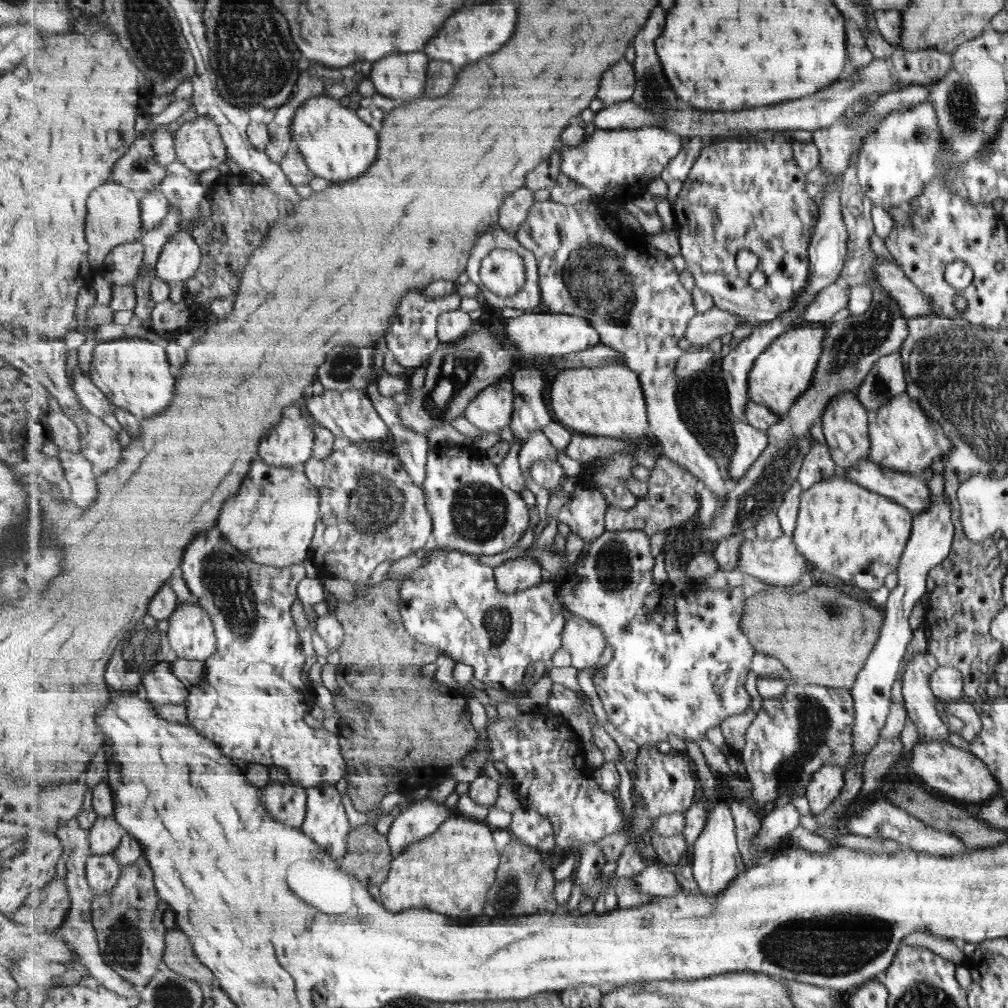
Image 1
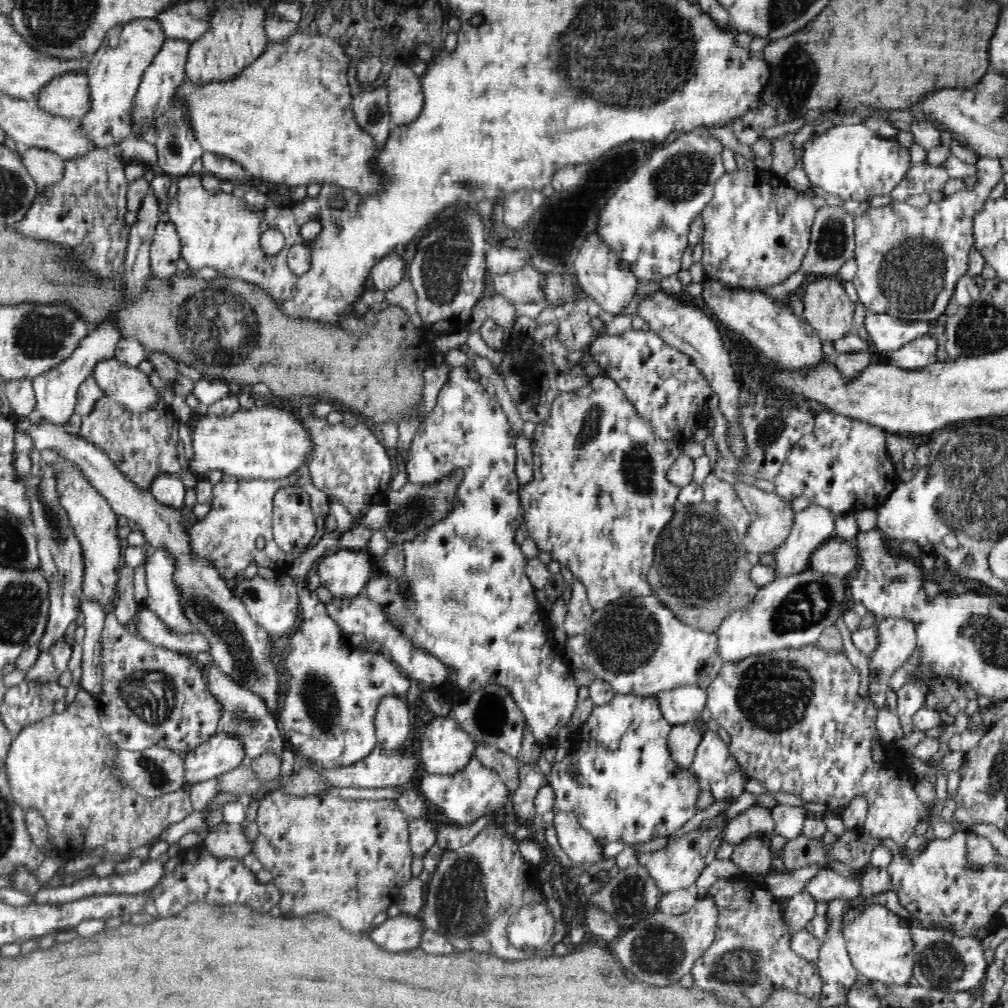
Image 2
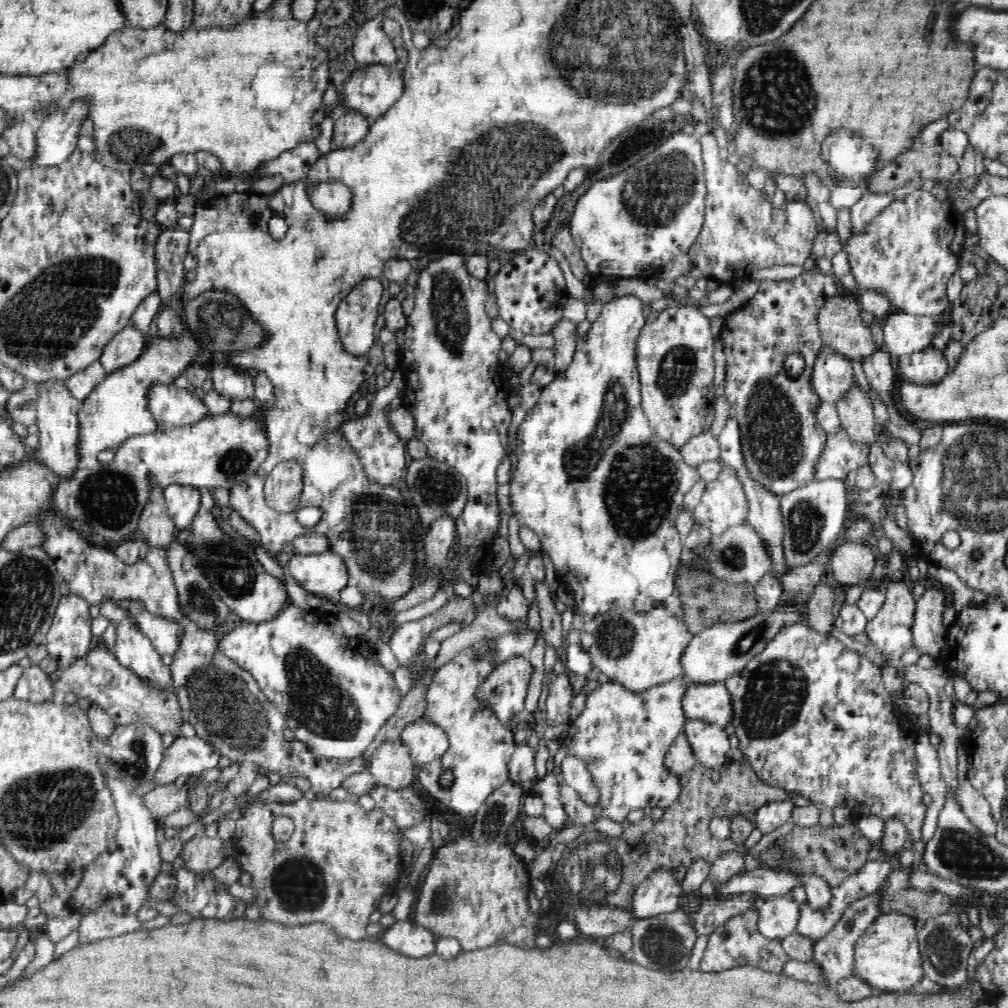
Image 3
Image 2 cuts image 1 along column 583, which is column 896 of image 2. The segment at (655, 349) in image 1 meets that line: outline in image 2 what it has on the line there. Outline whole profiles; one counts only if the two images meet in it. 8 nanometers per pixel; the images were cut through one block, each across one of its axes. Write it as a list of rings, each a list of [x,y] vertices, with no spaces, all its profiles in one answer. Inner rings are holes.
[[[979,157],[977,179],[973,186],[960,192],[946,193],[938,202],[930,201],[922,208],[915,208],[905,201],[895,201],[880,207],[865,204],[853,220],[854,258],[858,270],[852,282],[857,292],[857,300],[870,312],[890,314],[908,321],[930,322],[945,314],[958,279],[968,271],[968,255],[975,242],[974,217],[989,199],[991,190],[1001,181],[1004,173],[997,158]]]

